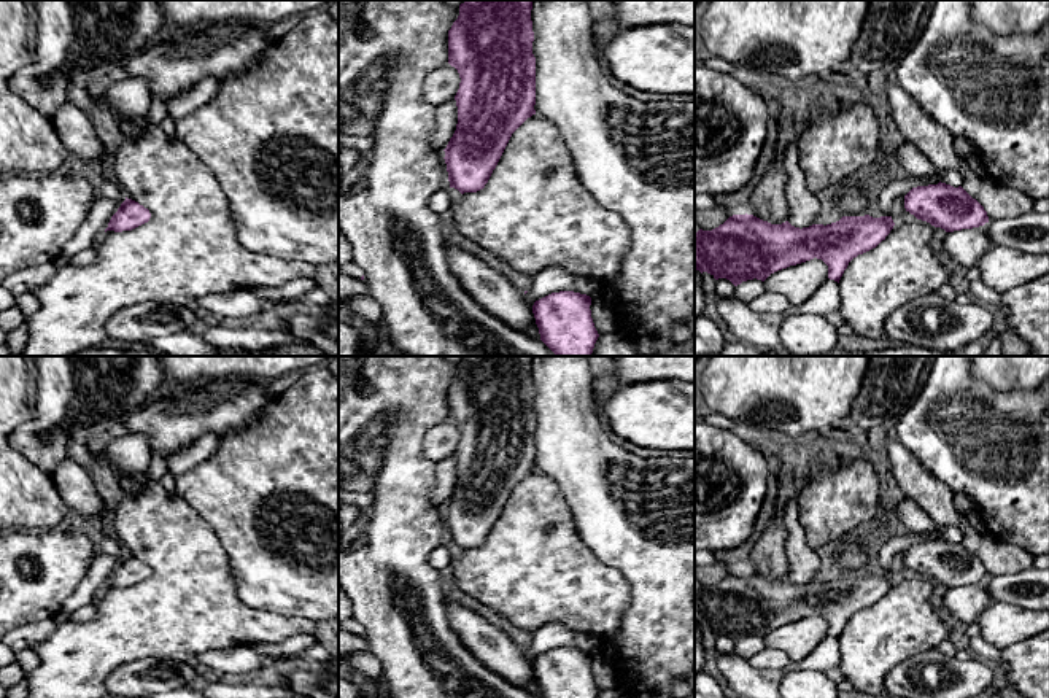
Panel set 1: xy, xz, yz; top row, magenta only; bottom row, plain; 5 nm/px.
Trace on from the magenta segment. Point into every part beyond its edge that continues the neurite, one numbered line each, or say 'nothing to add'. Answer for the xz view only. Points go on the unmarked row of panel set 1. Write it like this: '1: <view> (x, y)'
nothing to add

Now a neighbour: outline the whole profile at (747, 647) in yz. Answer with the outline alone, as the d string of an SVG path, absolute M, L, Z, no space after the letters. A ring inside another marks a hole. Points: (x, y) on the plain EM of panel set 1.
M753 634L737 641L734 644L734 652L750 660L755 653L761 652L764 647L766 647L764 638Z

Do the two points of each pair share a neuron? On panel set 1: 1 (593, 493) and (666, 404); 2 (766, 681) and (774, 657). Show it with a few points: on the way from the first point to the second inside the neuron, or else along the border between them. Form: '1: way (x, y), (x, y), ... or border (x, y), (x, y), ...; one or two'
1: border (596, 406), (617, 438); two
2: border (747, 660), (758, 668), (787, 668), (792, 663); two

